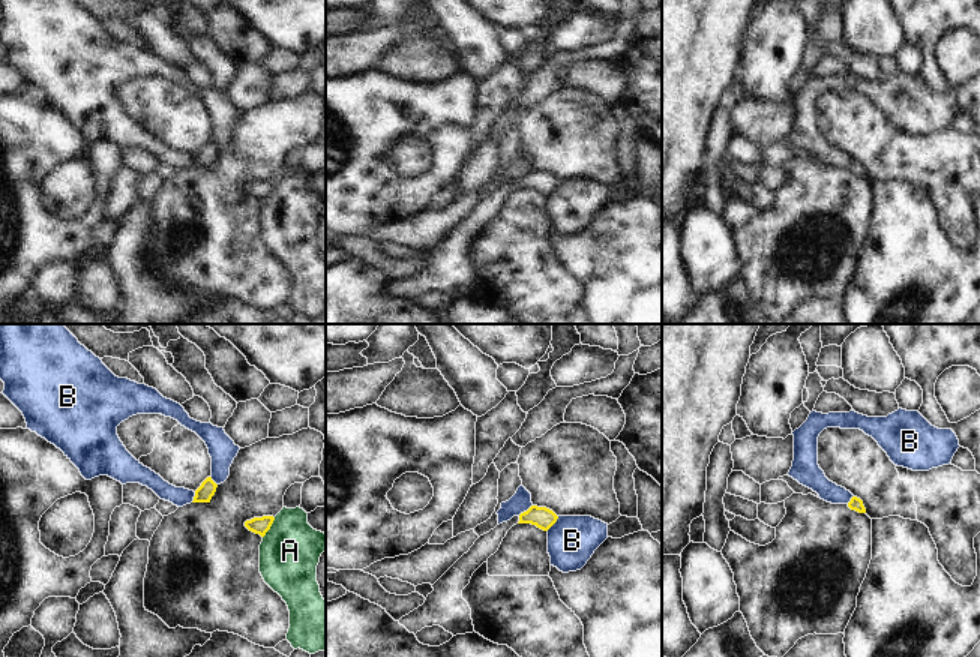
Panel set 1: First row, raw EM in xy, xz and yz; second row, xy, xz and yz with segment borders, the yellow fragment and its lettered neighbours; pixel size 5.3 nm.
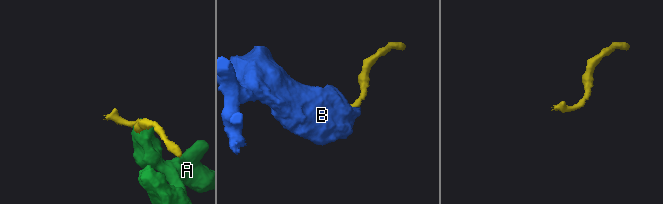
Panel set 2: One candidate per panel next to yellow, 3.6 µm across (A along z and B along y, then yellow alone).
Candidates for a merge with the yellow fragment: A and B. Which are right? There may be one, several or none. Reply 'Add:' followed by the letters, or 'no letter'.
Add: no letter

